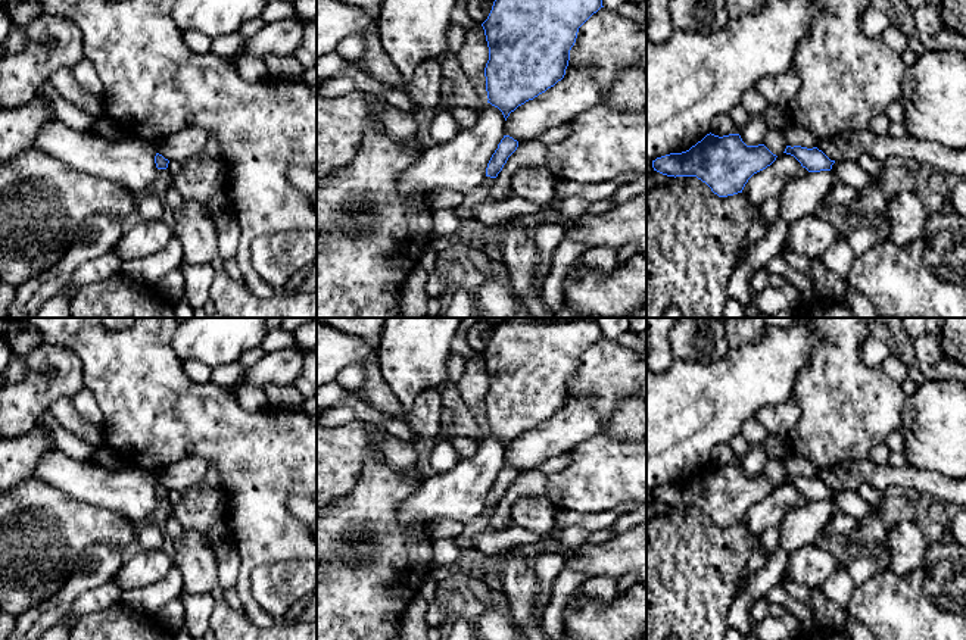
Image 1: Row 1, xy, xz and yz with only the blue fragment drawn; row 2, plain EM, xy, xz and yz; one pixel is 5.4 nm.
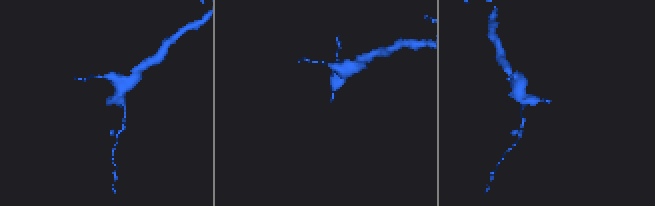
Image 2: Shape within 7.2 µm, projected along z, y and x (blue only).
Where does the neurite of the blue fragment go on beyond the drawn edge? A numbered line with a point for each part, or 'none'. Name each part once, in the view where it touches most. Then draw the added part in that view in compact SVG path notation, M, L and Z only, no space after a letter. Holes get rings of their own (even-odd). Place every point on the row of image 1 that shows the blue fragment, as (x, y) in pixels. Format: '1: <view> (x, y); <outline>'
none

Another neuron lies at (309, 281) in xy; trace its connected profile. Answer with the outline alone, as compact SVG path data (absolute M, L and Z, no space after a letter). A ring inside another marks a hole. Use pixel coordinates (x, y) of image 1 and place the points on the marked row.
M317 262L311 265L306 277L303 278L303 281L297 288L295 288L293 291L286 291L284 288L275 288L274 297L284 299L290 294L309 293L309 291L314 291L315 288L317 288Z

